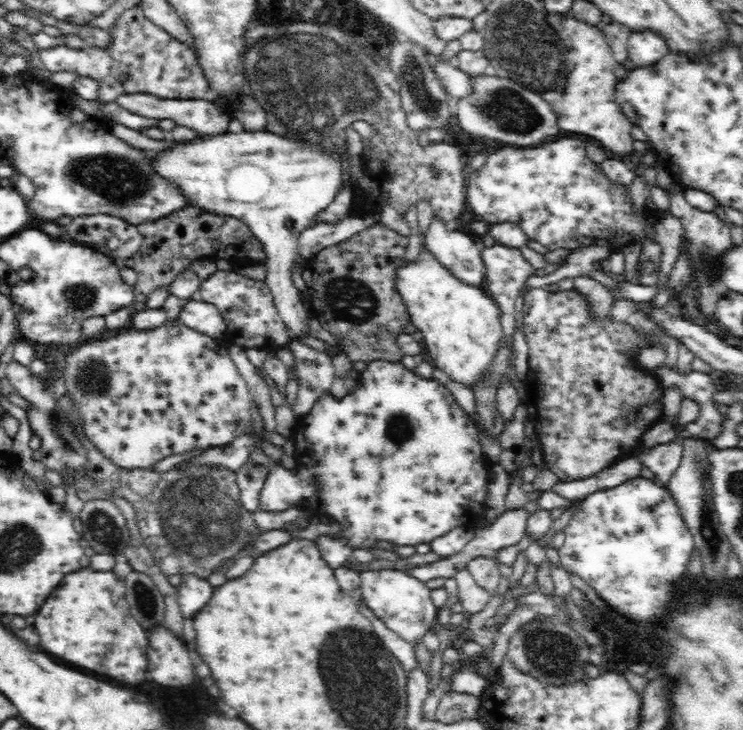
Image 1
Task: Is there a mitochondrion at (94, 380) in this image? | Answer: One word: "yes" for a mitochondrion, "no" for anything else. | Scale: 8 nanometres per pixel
yes

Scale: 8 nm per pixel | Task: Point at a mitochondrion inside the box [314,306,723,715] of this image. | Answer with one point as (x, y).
(551, 652)

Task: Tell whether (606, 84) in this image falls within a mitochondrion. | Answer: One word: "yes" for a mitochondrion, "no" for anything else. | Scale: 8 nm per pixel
no

